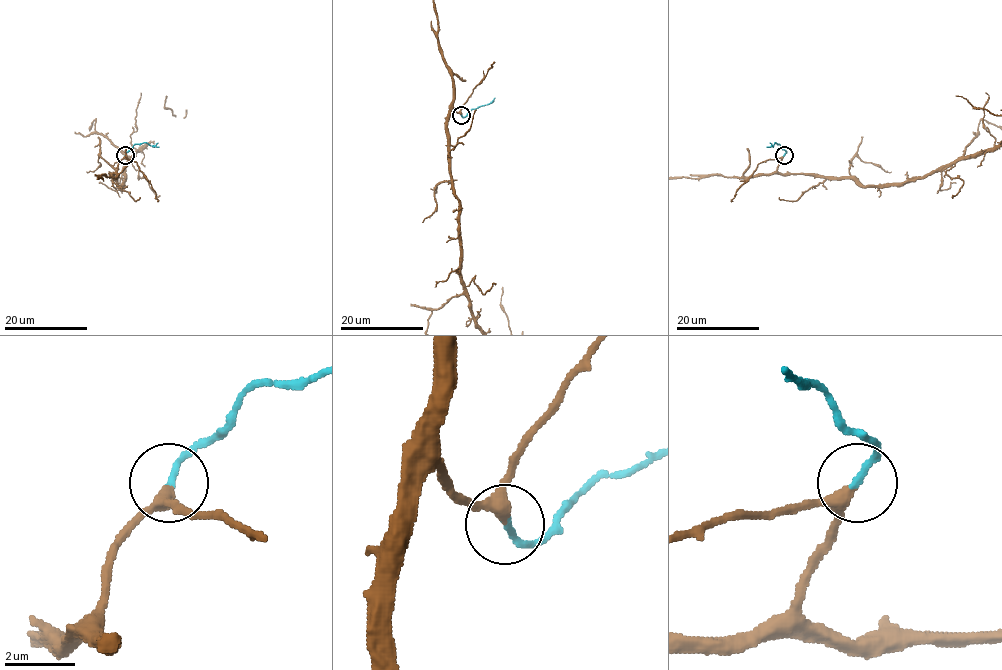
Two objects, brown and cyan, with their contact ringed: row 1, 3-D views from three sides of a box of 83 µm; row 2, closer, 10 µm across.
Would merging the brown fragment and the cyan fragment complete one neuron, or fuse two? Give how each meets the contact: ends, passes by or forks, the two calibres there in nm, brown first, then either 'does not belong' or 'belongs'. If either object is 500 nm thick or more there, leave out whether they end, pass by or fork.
brown passes by; cyan ends there; 280 nm thick on the brown side, 180 nm on the other; belongs

